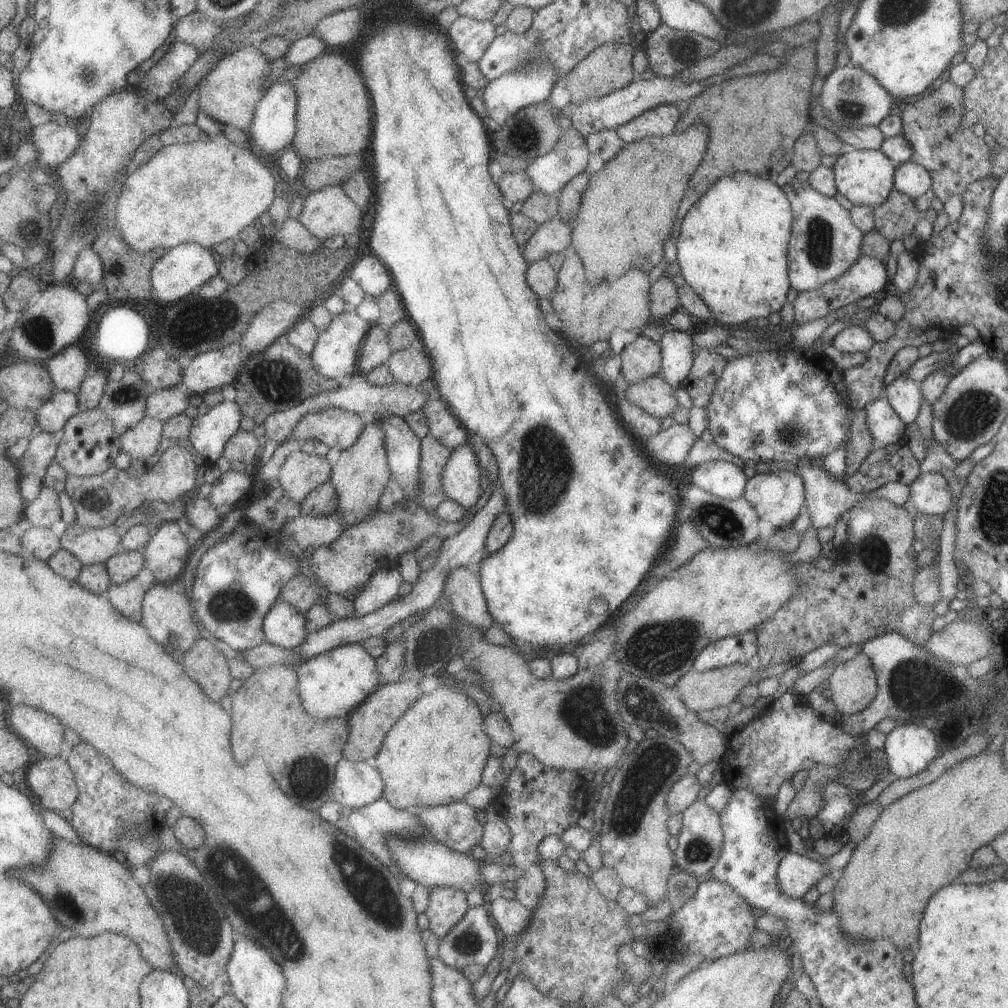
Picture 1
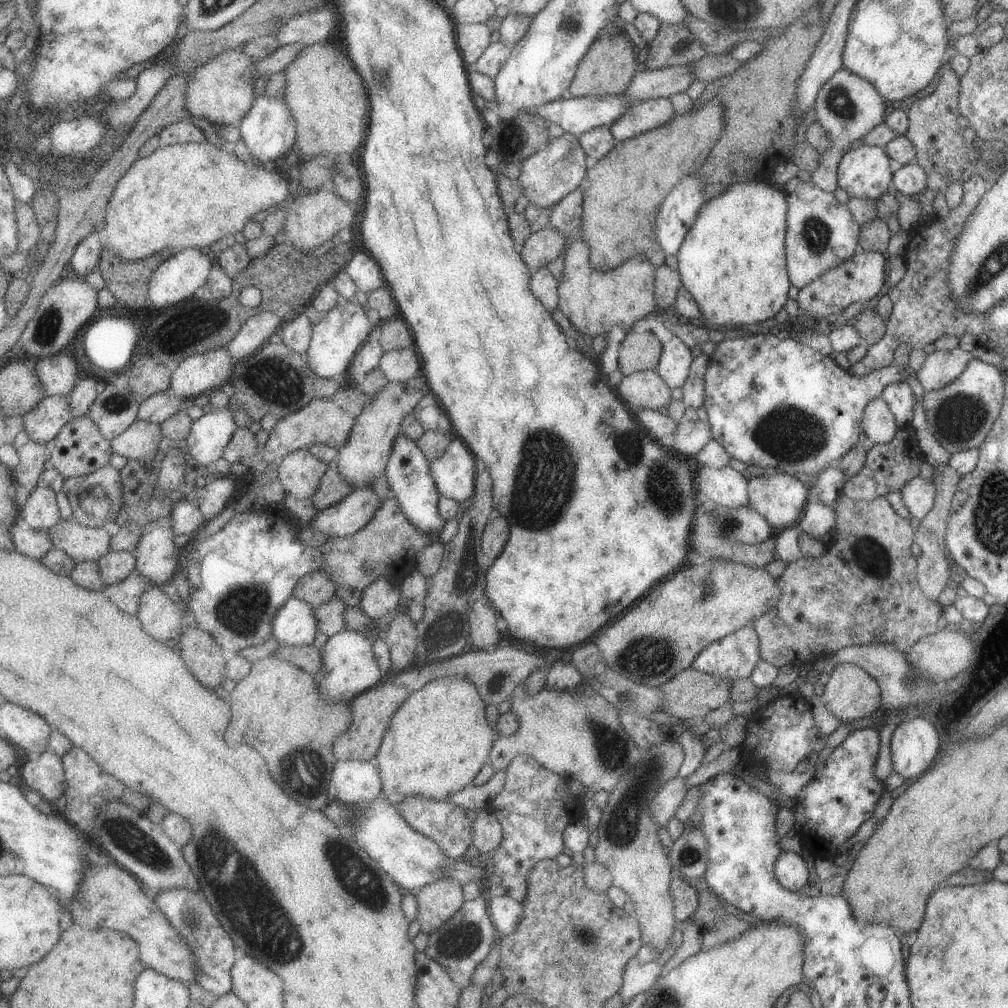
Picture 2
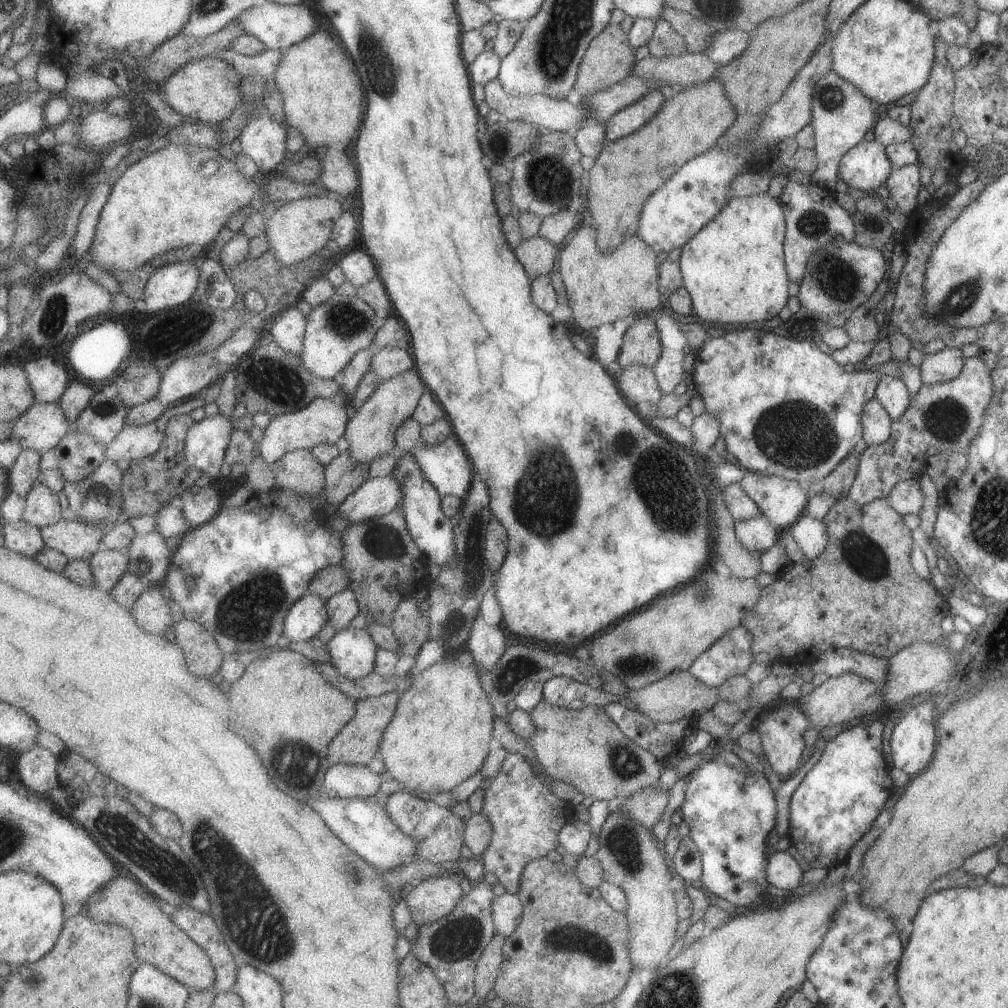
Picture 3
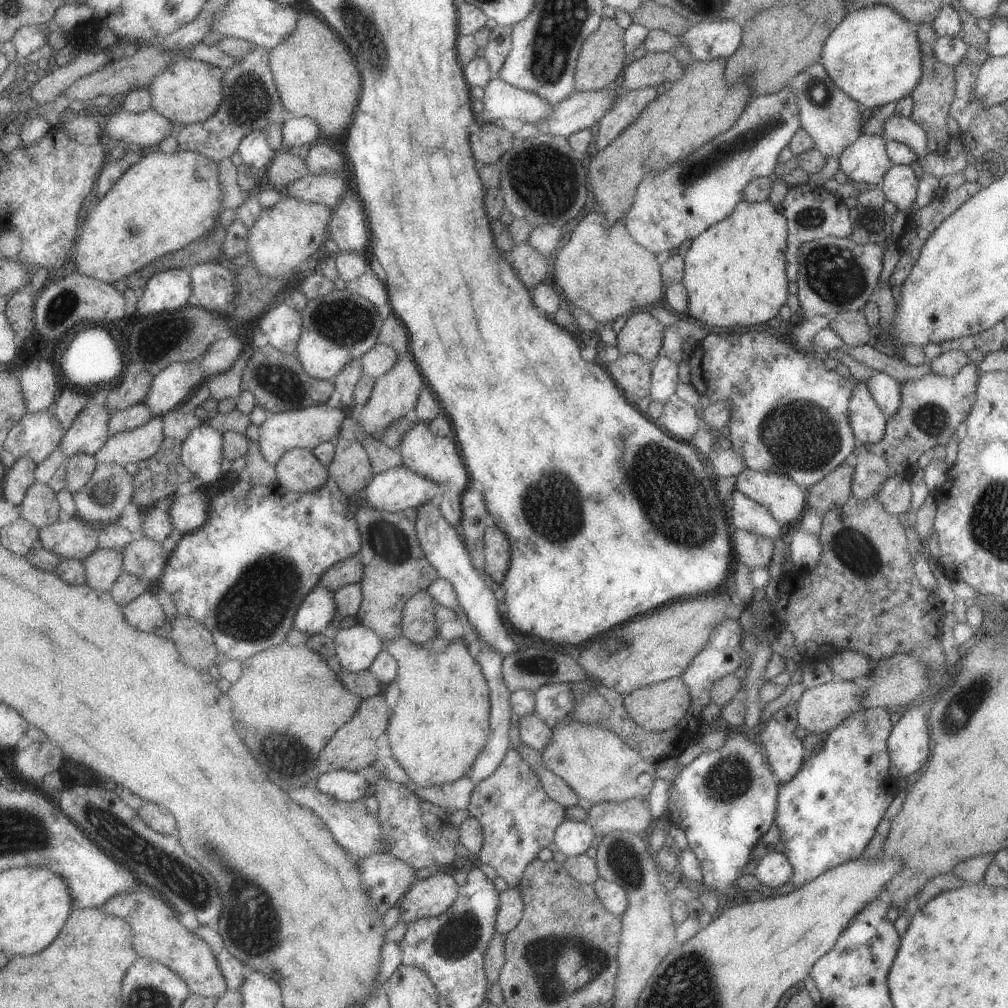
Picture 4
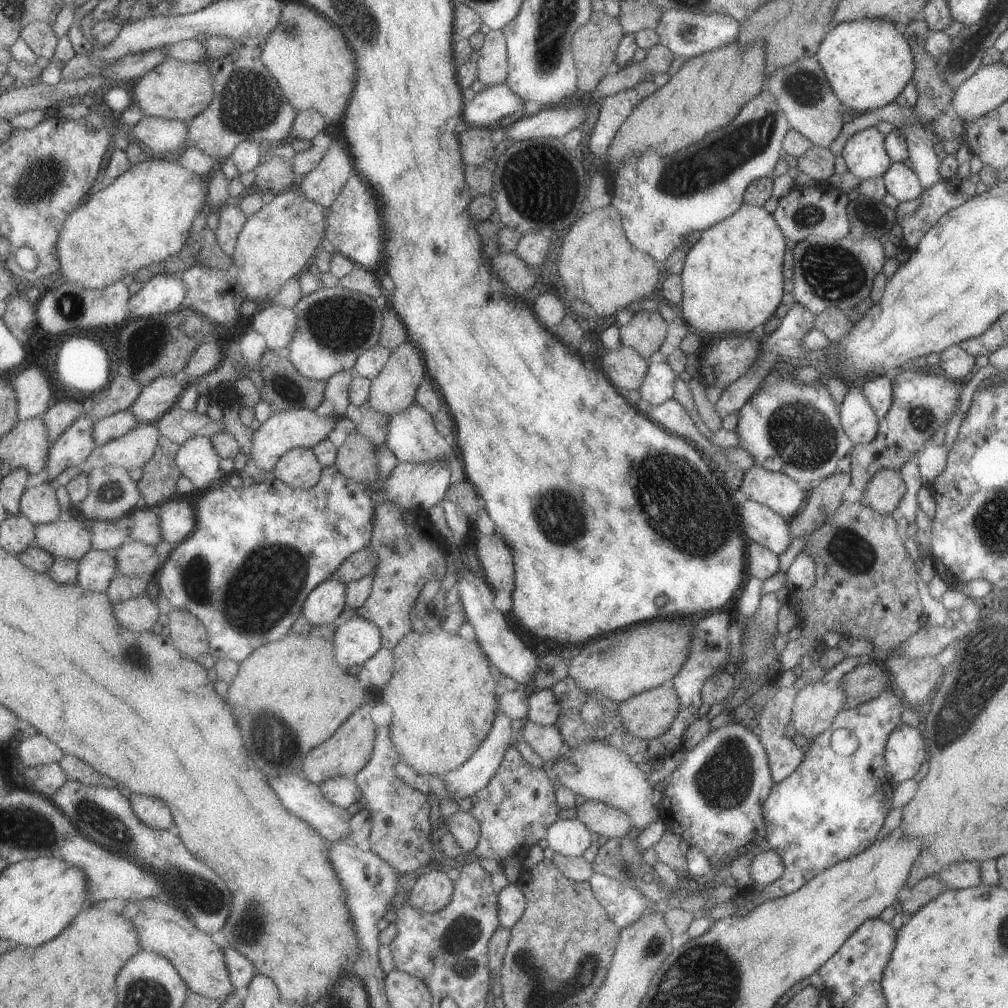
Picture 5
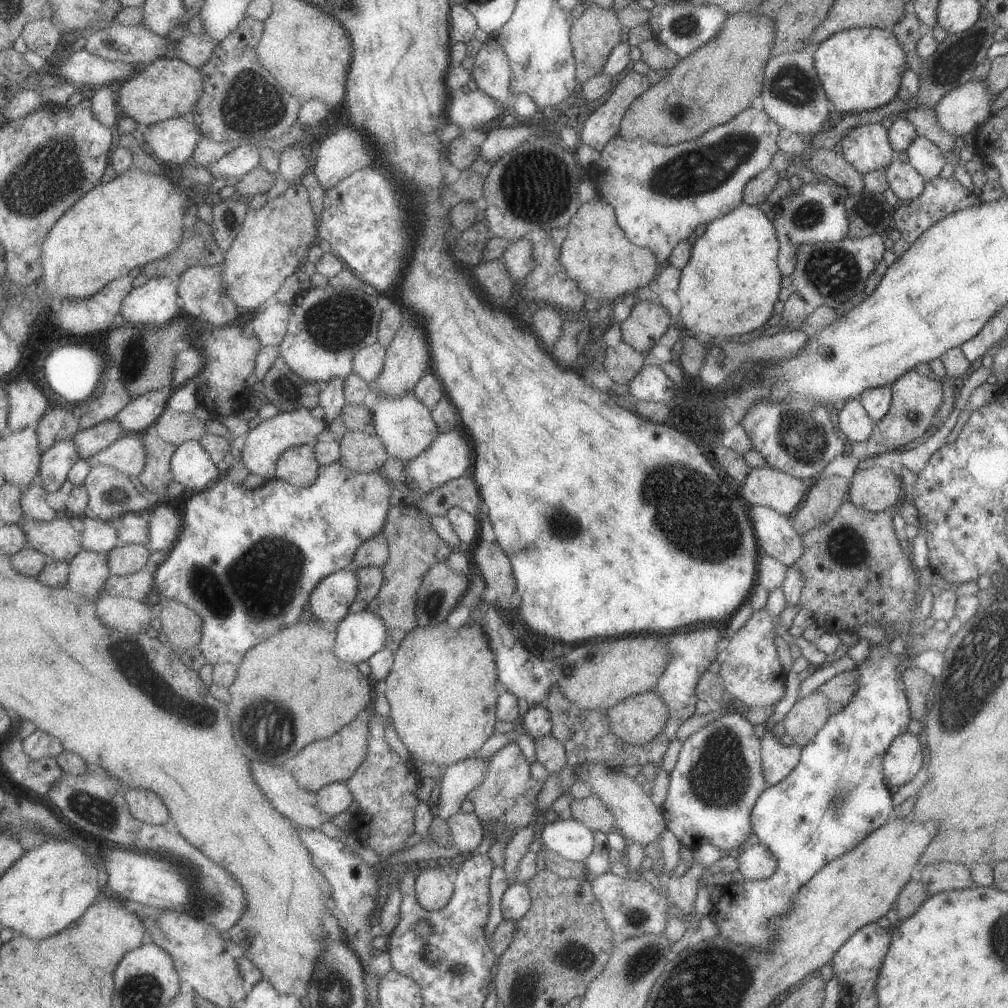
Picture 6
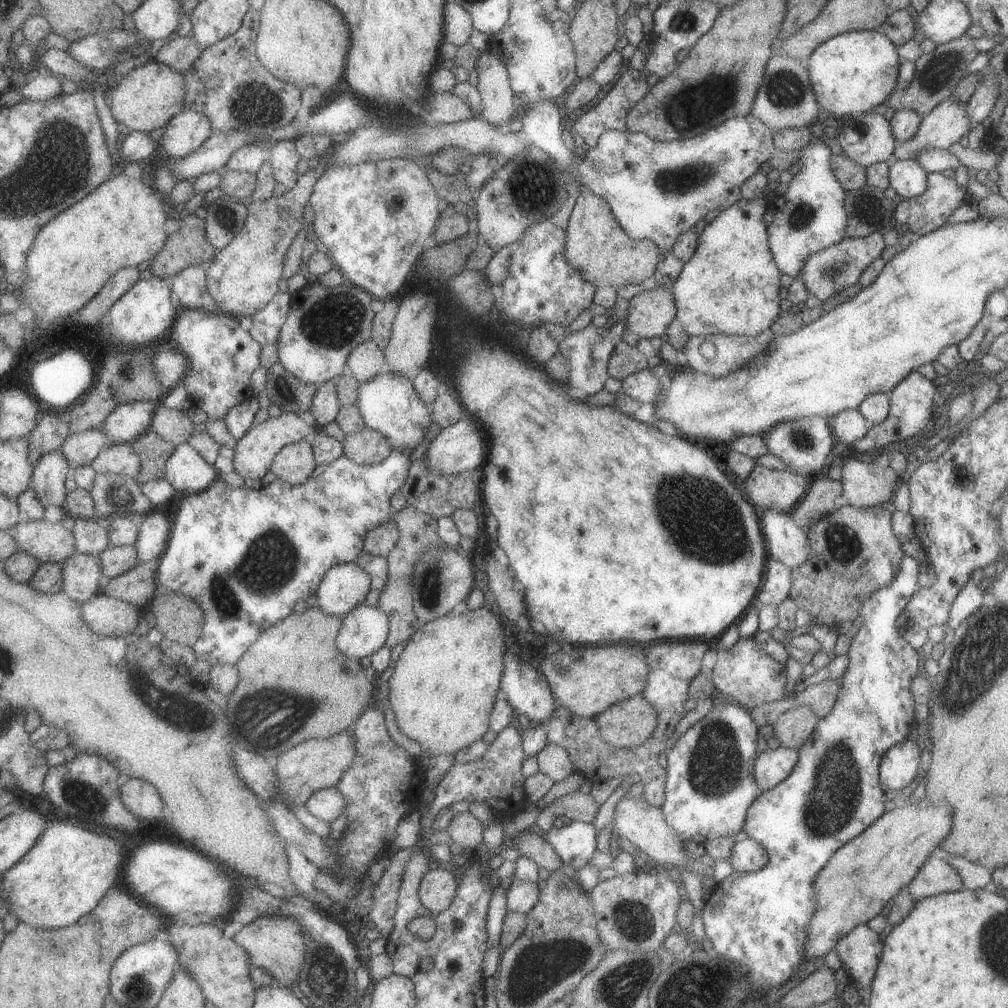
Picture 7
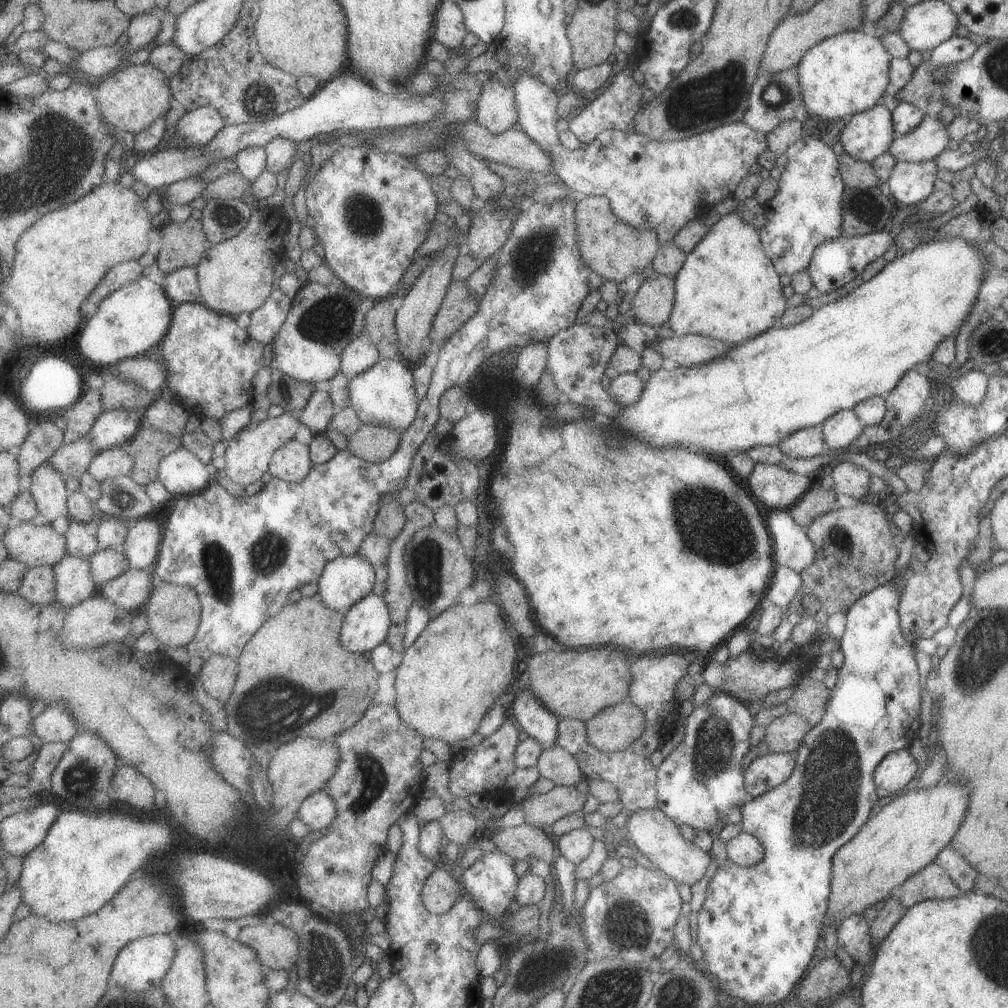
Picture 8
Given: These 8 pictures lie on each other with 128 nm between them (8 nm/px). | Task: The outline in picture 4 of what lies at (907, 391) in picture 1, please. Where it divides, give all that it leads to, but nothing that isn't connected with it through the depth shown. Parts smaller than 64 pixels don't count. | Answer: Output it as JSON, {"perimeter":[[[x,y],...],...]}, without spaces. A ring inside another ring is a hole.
{"perimeter":[[[875,372],[865,381],[867,390],[886,417],[895,414],[901,404],[900,384],[888,374]]]}

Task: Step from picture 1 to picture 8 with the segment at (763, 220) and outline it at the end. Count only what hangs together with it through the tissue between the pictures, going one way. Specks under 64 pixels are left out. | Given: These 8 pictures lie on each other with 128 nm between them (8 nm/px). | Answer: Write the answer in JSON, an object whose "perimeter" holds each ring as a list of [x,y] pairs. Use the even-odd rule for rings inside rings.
{"perimeter":[[[733,210],[709,227],[703,239],[685,256],[674,277],[674,304],[666,321],[674,335],[699,335],[726,345],[737,345],[779,326],[779,320],[787,308],[781,276],[765,256],[757,232],[751,224],[739,218],[737,210]]]}

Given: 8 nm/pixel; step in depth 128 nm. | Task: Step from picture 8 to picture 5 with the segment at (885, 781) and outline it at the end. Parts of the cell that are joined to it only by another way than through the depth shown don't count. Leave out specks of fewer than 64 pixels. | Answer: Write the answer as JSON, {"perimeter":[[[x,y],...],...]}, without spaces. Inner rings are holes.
{"perimeter":[[[901,723],[889,733],[884,744],[884,763],[890,780],[899,784],[911,779],[926,759],[924,736],[917,727]]]}

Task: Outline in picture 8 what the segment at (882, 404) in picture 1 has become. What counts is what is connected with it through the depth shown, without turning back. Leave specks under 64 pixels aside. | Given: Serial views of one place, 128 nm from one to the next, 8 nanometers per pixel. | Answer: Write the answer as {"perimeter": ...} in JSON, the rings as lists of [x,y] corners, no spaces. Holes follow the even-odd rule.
{"perimeter":[[[851,409],[839,410],[823,420],[820,427],[827,451],[842,452],[857,436],[861,435],[863,426]]]}

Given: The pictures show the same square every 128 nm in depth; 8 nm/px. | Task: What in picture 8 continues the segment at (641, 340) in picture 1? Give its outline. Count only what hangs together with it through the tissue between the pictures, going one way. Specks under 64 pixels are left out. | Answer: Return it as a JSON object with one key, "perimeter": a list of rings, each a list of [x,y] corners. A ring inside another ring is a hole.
{"perimeter":[[[659,274],[656,278],[647,278],[641,282],[641,286],[633,296],[629,305],[629,318],[637,324],[646,324],[655,329],[659,328],[669,319],[674,304],[674,277],[667,274]]]}

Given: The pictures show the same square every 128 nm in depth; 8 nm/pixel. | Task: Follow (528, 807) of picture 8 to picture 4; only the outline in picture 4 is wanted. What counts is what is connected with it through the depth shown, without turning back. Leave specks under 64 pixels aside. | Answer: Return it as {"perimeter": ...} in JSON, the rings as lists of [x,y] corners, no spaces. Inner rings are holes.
{"perimeter":[[[641,797],[625,799],[620,803],[593,803],[586,814],[586,823],[595,835],[601,837],[612,830],[627,831],[641,836],[643,830],[653,821],[648,800]]]}

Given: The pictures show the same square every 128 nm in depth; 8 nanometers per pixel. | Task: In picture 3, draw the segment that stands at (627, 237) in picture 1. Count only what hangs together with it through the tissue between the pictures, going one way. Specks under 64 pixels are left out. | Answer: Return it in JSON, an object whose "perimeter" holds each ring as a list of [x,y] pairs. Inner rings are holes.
{"perimeter":[[[711,78],[701,86],[685,87],[682,92],[675,93],[673,98],[665,99],[656,116],[631,135],[605,143],[596,156],[593,166],[588,170],[589,192],[593,194],[593,198],[587,198],[587,208],[591,212],[595,232],[599,236],[599,252],[613,252],[623,243],[625,236],[635,234],[637,220],[646,200],[676,170],[679,170],[680,165],[715,146],[722,134],[734,122],[735,117],[733,106],[725,94],[721,81]]]}

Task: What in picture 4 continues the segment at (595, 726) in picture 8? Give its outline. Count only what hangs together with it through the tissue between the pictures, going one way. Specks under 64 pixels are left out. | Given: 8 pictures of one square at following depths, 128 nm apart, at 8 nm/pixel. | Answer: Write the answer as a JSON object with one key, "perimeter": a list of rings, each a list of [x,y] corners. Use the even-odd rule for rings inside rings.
{"perimeter":[[[679,676],[638,688],[623,696],[622,703],[633,723],[657,732],[669,730],[683,718],[690,694]]]}

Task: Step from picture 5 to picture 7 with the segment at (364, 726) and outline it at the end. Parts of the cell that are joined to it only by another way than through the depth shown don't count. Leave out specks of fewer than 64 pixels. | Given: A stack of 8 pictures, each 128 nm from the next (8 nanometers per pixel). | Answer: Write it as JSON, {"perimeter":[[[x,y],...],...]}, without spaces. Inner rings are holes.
{"perimeter":[[[353,729],[344,730],[328,739],[305,740],[279,756],[274,767],[283,784],[281,790],[285,794],[284,798],[291,808],[305,805],[311,796],[320,790],[338,786],[343,774],[353,766],[355,756],[357,756]]]}

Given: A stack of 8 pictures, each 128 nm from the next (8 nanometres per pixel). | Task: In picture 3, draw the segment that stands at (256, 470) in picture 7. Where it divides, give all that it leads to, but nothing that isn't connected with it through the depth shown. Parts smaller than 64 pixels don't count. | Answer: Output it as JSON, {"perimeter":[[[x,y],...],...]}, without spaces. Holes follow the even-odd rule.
{"perimeter":[[[318,398],[307,408],[273,417],[264,432],[263,439],[258,446],[258,452],[272,465],[288,452],[297,449],[312,450],[320,444],[337,444],[341,438],[346,436],[349,424],[349,410],[345,408],[344,404],[335,404],[333,400]]]}

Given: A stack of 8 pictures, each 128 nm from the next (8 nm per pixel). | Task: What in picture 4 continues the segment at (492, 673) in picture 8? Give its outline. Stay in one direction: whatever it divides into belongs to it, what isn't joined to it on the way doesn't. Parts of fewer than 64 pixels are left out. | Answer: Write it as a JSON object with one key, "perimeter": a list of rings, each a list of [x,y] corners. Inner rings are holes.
{"perimeter":[[[405,636],[385,646],[398,660],[396,683],[401,692],[388,724],[389,744],[393,756],[419,787],[454,783],[470,775],[489,740],[492,690],[483,667],[467,646],[461,637],[437,654]]]}

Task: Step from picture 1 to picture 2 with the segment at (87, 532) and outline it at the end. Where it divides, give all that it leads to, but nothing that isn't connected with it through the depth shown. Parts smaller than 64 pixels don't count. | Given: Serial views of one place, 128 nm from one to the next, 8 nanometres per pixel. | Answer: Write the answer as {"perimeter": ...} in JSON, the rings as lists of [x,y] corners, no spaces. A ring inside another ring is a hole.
{"perimeter":[[[63,520],[49,530],[54,546],[62,548],[77,562],[98,562],[112,550],[112,527],[82,525],[77,520]]]}

